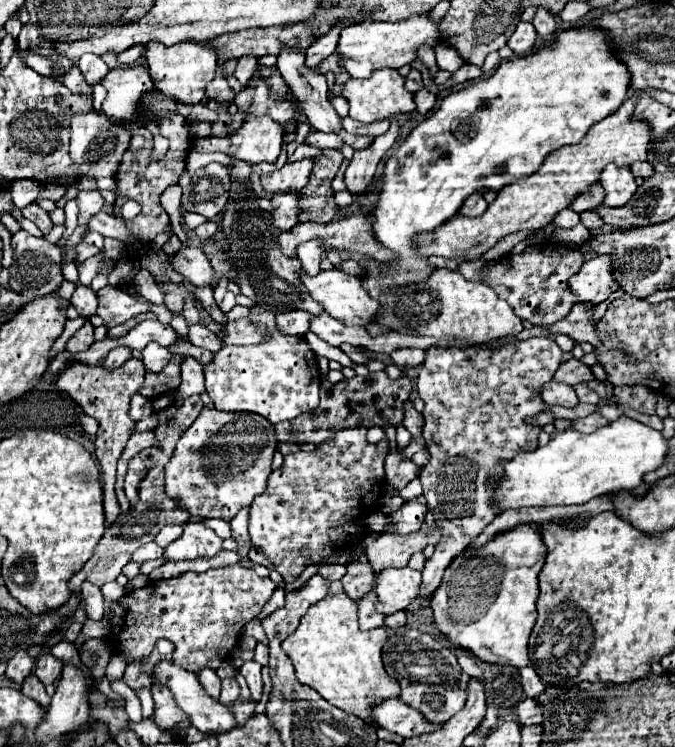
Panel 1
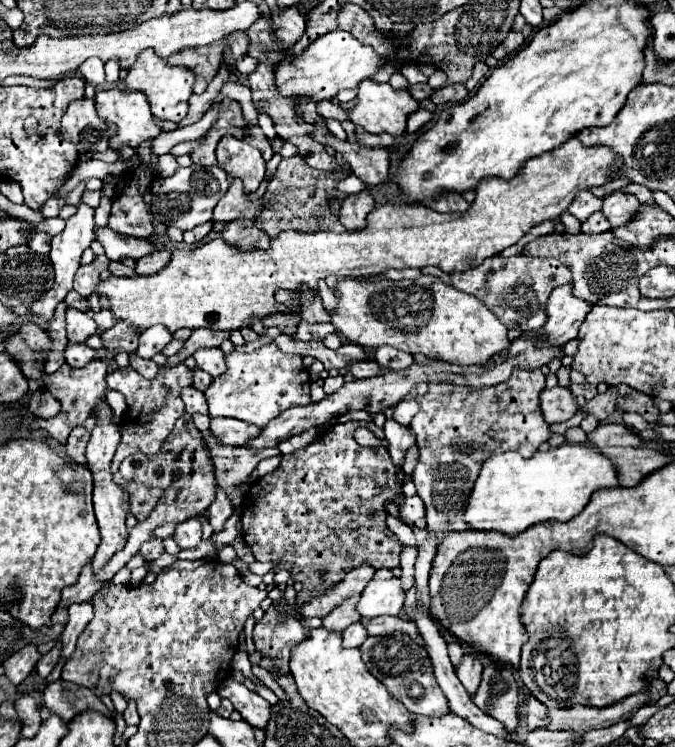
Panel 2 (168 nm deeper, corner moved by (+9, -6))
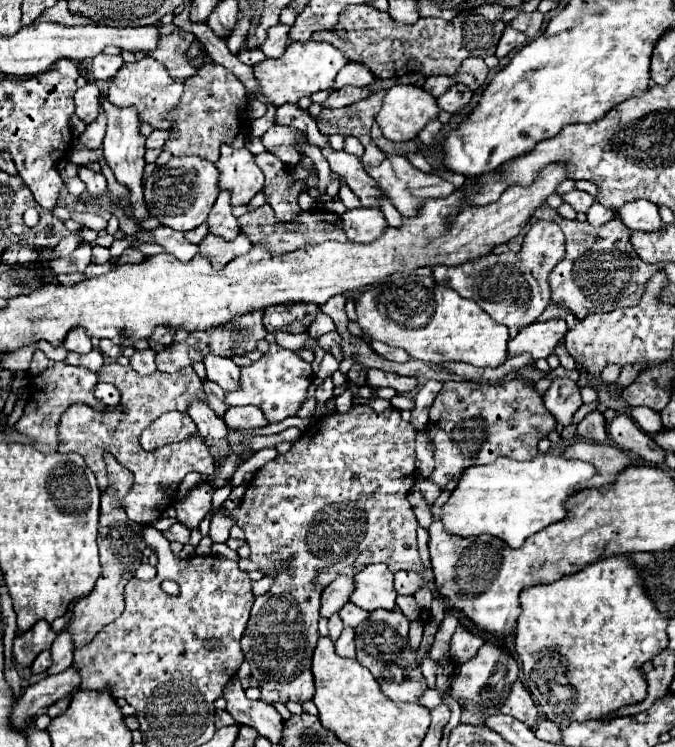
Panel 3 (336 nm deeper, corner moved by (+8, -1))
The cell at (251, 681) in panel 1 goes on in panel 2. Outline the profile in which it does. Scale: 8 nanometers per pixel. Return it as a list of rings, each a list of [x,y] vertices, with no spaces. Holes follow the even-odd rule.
[[[234,679],[222,681],[222,685],[218,687],[218,695],[230,699],[234,709],[242,715],[242,719],[248,725],[262,729],[262,731],[266,729],[266,723],[270,721],[270,703],[266,699],[248,691],[246,685],[242,685]]]

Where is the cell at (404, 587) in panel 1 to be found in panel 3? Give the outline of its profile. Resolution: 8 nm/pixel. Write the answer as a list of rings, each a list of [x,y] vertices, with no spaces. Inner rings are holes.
[[[371,564],[355,576],[355,592],[351,602],[363,610],[393,610],[397,590],[393,588],[393,572],[385,564]]]

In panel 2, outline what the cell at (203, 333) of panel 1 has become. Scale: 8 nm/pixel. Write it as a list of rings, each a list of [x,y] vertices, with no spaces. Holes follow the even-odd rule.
[[[198,349],[194,353],[196,365],[210,373],[212,377],[218,377],[222,373],[226,373],[226,361],[224,361],[224,353],[220,349]]]

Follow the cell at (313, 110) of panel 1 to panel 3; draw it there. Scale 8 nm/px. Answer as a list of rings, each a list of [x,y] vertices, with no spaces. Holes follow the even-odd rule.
[[[387,156],[379,166],[363,166],[367,174],[381,186],[381,190],[391,198],[393,206],[401,214],[413,214],[419,208],[419,202],[425,202],[427,198],[447,198],[455,186],[447,180],[443,180],[439,174],[425,174],[409,164],[405,156]]]

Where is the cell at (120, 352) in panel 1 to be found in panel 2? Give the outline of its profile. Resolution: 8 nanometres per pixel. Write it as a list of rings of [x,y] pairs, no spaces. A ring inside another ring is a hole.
[[[94,359],[90,361],[86,367],[80,367],[80,369],[74,369],[74,367],[68,367],[66,363],[52,375],[46,375],[42,373],[42,379],[44,379],[44,389],[52,393],[52,397],[62,405],[62,411],[52,417],[52,419],[38,419],[38,429],[44,429],[52,439],[56,439],[58,443],[66,443],[66,437],[68,433],[72,431],[72,427],[84,423],[90,415],[94,415],[94,409],[96,405],[102,401],[102,397],[106,395],[106,373],[108,373],[108,365],[100,359]]]

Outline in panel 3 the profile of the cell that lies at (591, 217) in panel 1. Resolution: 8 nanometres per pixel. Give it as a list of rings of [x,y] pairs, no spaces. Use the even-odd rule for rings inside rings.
[[[595,202],[595,204],[587,210],[587,222],[589,222],[591,226],[603,226],[605,222],[609,222],[609,220],[613,220],[613,218],[615,218],[615,212],[609,210],[609,208],[605,208],[605,206],[599,204],[599,202]]]

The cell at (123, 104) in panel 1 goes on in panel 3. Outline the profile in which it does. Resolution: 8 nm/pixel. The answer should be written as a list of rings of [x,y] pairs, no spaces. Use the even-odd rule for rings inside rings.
[[[107,98],[101,102],[101,108],[107,114],[107,132],[105,132],[105,138],[103,138],[105,160],[107,160],[109,168],[113,170],[115,178],[129,188],[129,202],[131,202],[133,216],[137,218],[137,222],[141,222],[149,214],[147,214],[147,206],[143,202],[143,184],[141,184],[141,180],[143,180],[143,166],[145,166],[145,160],[143,160],[145,136],[139,132],[139,126],[141,126],[139,112],[137,112],[135,106],[129,106],[129,108],[111,106],[111,102]]]

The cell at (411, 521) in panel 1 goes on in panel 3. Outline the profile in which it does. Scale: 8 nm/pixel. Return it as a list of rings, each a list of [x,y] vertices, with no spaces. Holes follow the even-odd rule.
[[[421,480],[421,482],[419,482],[419,492],[423,494],[423,500],[425,500],[427,504],[433,504],[433,502],[439,498],[439,494],[441,494],[439,486],[435,486],[435,484],[429,482],[429,480]]]

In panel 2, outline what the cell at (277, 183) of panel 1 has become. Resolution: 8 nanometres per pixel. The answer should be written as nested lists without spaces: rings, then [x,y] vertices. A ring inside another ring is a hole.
[[[234,179],[230,183],[230,189],[216,203],[212,221],[214,223],[230,223],[230,221],[236,221],[236,219],[252,221],[254,215],[258,215],[260,211],[262,211],[262,199],[248,201],[248,195],[244,195],[242,181]]]

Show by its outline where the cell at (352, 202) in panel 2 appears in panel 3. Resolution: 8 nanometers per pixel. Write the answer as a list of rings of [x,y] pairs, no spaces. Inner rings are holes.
[[[357,208],[347,210],[343,216],[343,230],[351,242],[369,242],[379,238],[379,234],[387,228],[385,216],[379,208]]]

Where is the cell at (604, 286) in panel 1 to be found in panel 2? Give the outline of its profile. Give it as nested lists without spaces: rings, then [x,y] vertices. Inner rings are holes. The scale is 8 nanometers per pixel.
[[[570,285],[556,287],[546,303],[548,321],[542,329],[534,331],[534,337],[548,347],[562,347],[570,339],[578,337],[578,329],[590,309],[590,303],[572,295]]]

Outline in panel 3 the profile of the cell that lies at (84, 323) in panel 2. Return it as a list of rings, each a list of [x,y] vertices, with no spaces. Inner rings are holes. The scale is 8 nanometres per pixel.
[[[75,326],[63,340],[63,346],[67,350],[73,350],[73,352],[89,352],[93,346],[91,346],[91,338],[87,336],[85,328],[83,326]]]

